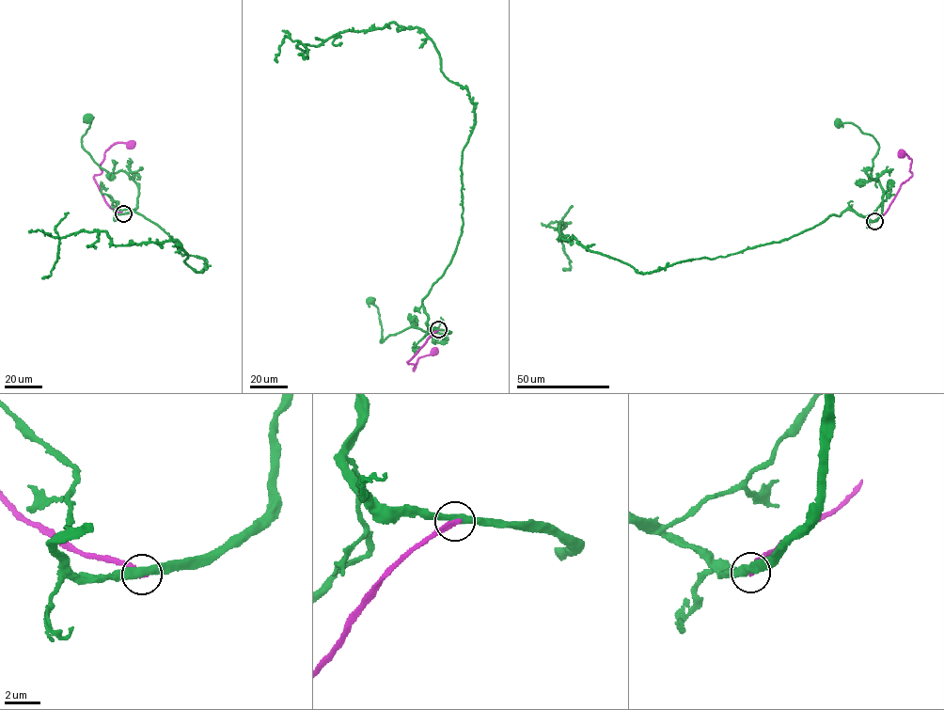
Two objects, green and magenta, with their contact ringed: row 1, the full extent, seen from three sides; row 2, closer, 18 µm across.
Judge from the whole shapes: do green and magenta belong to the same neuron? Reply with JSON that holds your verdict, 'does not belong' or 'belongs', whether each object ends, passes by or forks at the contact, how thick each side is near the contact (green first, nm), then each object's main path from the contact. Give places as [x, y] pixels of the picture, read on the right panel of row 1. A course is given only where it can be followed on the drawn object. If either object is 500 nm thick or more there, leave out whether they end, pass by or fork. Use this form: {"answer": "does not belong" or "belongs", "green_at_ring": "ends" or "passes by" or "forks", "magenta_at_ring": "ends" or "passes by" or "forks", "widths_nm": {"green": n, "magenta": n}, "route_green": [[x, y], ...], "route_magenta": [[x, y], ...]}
{"answer": "does not belong", "green_at_ring": "passes by", "magenta_at_ring": "ends", "widths_nm": {"green": 400, "magenta": 320}, "route_green": [[874, 221], [881, 215], [883, 193], [878, 180], [868, 178], [878, 144], [852, 123], [838, 123]], "route_magenta": [[874, 221], [887, 210], [901, 185], [912, 176], [911, 160], [904, 151], [902, 153]]}

